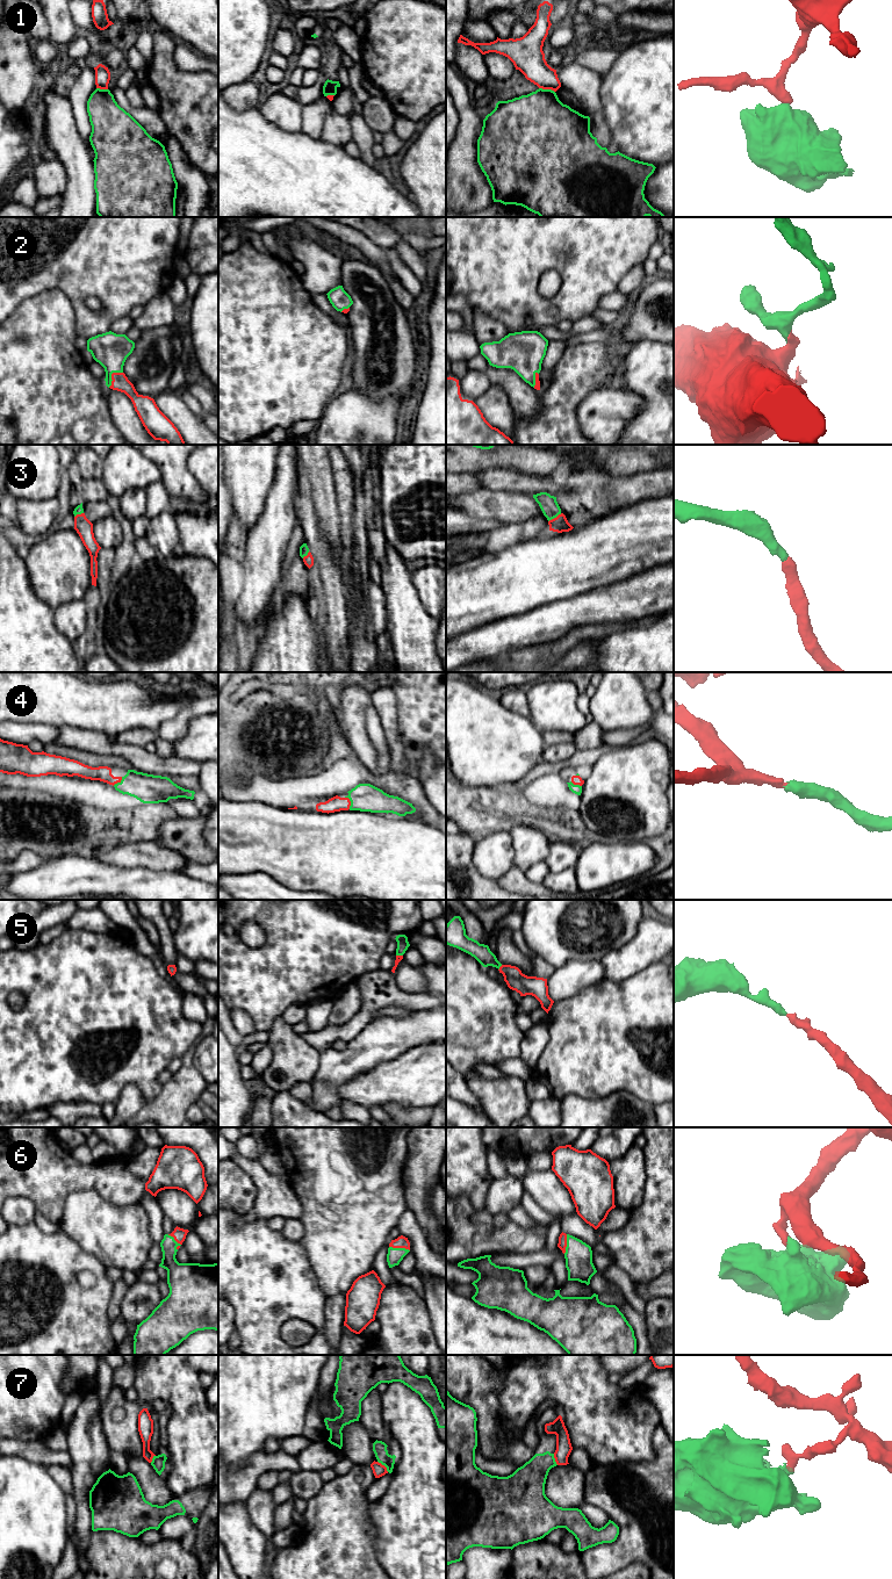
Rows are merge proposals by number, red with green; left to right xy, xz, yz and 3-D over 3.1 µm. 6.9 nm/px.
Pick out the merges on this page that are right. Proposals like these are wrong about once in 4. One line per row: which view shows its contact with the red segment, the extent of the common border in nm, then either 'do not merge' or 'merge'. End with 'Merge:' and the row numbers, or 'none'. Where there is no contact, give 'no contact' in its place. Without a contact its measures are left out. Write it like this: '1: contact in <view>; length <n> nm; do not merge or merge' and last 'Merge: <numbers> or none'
1: contact in yz; length 120 nm; do not merge
2: contact in xy; length 150 nm; merge
3: contact in yz; length 110 nm; merge
4: contact in xz; length 90 nm; merge
5: contact in yz; length 50 nm; merge
6: contact in xz; length 150 nm; merge
7: contact in xz; length 110 nm; do not merge
Merge: 2, 3, 4, 5, 6

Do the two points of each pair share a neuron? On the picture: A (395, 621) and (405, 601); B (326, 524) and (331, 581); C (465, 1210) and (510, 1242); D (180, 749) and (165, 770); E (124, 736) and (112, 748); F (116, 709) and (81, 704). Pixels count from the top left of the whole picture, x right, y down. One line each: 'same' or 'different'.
A: same
B: different
C: same
D: different
E: different
F: same

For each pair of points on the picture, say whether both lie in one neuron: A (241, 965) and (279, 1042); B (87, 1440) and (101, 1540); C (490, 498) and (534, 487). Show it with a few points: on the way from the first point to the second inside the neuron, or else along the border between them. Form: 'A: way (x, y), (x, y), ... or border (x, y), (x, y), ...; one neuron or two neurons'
A: border (280, 1015), (264, 1036); two neurons
B: border (92, 1530), (88, 1537), (86, 1557); two neurons
C: border (487, 487), (498, 491), (516, 491), (532, 496); two neurons

